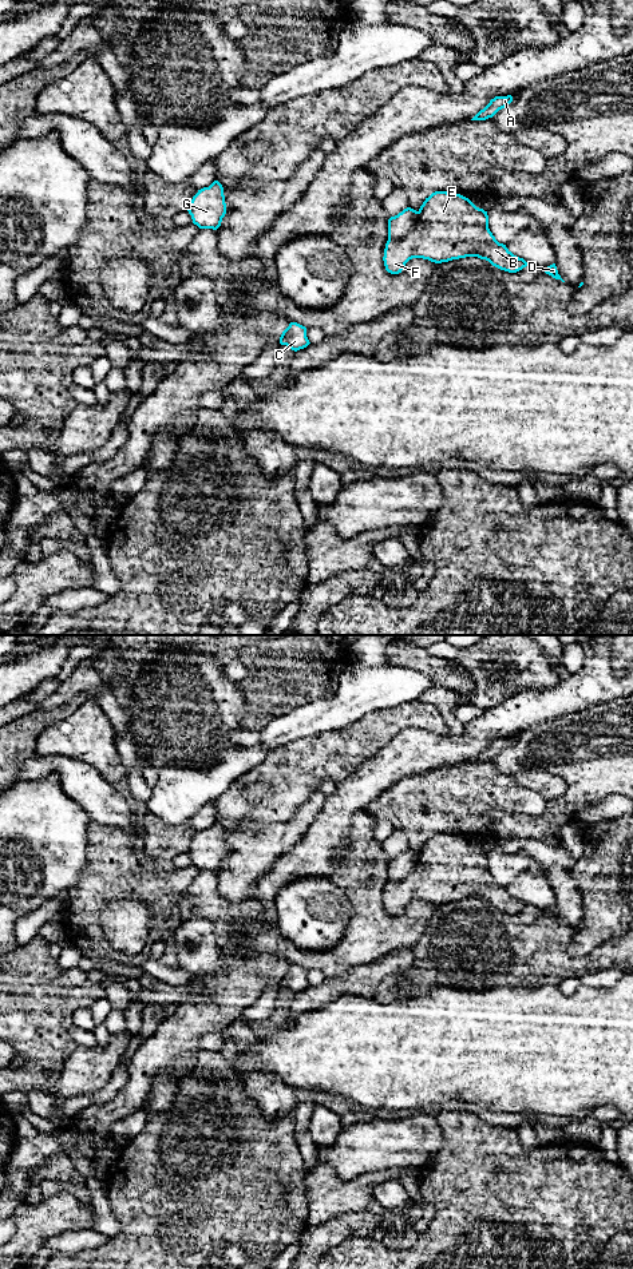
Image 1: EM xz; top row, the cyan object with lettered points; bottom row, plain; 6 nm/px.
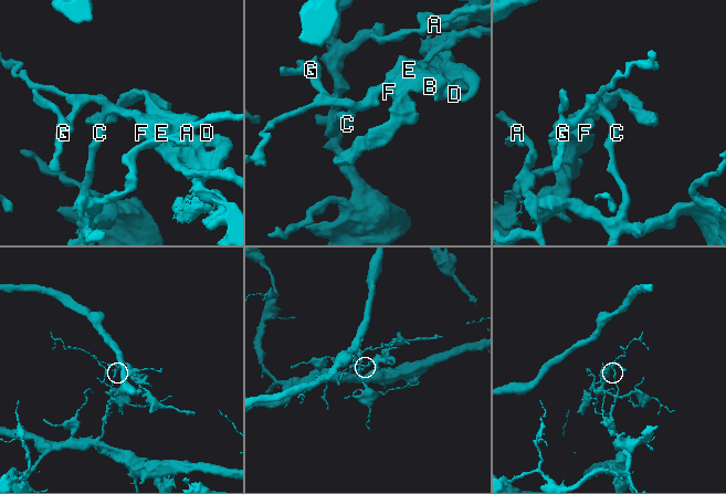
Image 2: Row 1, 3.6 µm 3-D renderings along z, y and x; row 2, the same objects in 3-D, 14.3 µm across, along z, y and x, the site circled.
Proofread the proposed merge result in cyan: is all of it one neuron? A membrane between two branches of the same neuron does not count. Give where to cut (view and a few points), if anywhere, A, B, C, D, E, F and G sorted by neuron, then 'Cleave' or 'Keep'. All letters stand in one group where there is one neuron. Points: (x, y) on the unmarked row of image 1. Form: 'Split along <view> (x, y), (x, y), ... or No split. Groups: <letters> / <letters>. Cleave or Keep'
Split along xz (419, 853), (416, 865), (404, 877), (398, 881), (388, 881). Groups: A C G / B D E F. Cleave

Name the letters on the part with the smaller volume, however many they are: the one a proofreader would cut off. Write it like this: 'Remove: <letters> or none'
Remove: B, D, E, F

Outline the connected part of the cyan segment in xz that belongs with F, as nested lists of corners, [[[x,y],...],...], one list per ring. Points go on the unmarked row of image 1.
[[[435,833],[420,848],[415,869],[399,883],[387,883],[383,903],[388,915],[399,916],[412,900],[442,905],[466,899],[486,901],[509,915],[517,915],[529,907],[495,881],[488,871],[487,853],[460,836]]]

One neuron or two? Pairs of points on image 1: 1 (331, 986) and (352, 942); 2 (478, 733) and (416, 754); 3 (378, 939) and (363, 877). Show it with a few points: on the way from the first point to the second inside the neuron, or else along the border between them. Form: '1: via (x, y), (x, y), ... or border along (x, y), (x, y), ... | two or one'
1: border along (366, 963), (352, 966), (344, 972), (325, 978) | two
2: via (463, 745), (459, 749), (431, 750) | one
3: via (371, 924), (366, 892) | one

